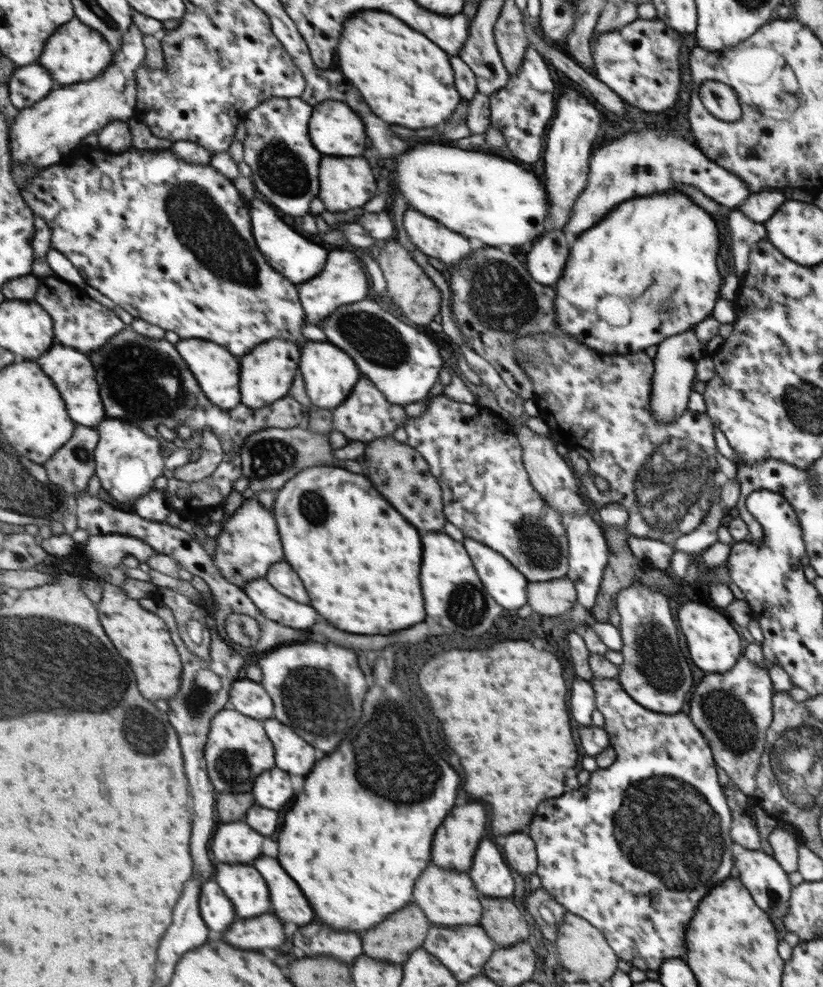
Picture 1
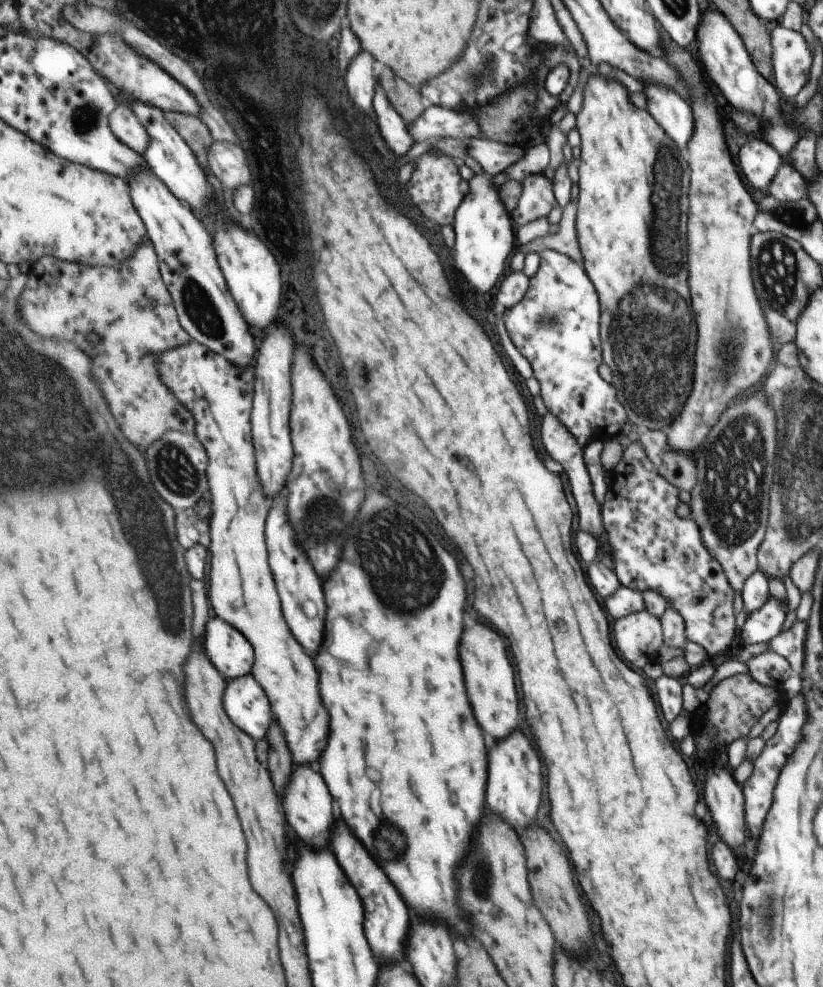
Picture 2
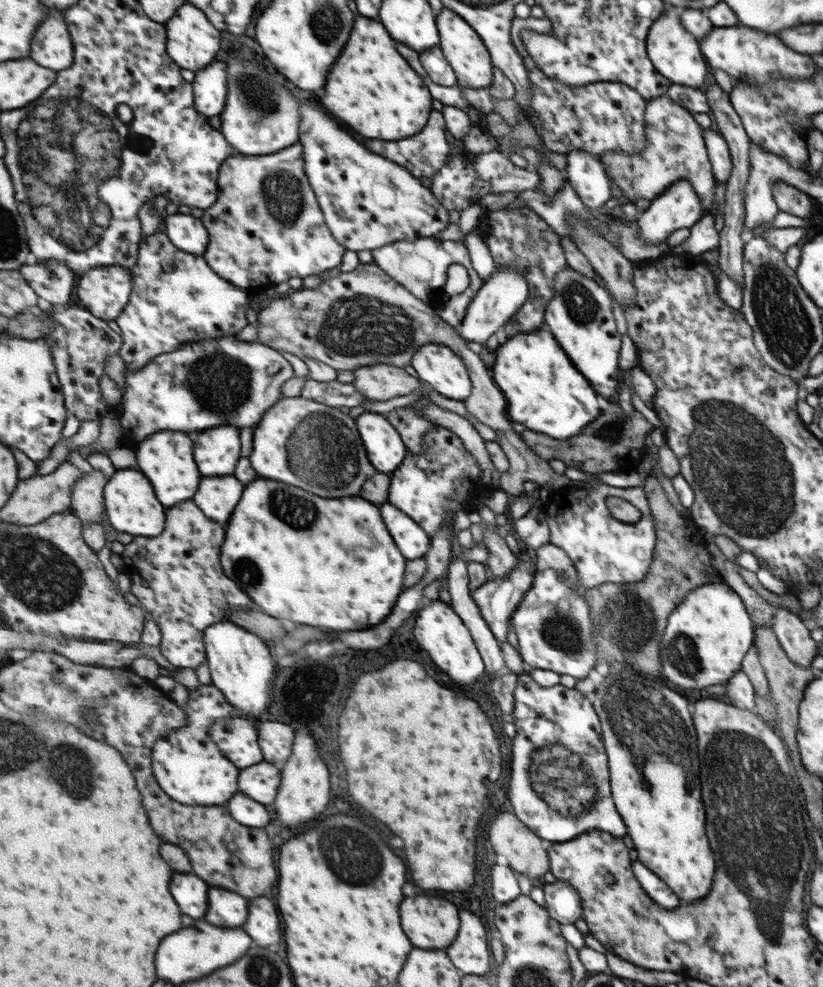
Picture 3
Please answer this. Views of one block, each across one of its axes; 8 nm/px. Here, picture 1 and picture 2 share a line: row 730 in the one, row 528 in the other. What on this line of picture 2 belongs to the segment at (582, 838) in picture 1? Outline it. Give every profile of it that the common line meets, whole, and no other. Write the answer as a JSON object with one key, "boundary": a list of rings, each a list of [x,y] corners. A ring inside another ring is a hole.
{"boundary":[[[633,442],[627,448],[623,448],[621,460],[607,472],[611,476],[609,490],[605,492],[605,502],[601,508],[601,518],[609,536],[611,546],[611,568],[617,574],[621,586],[637,590],[637,592],[657,592],[667,602],[669,608],[675,608],[683,620],[685,620],[685,636],[689,642],[695,642],[705,648],[707,658],[713,660],[713,656],[721,654],[729,648],[735,624],[733,624],[733,586],[727,580],[727,574],[723,566],[709,554],[701,540],[701,528],[697,522],[689,518],[679,518],[675,514],[675,508],[679,502],[679,490],[659,474],[657,466],[653,466],[649,454],[645,454],[645,448],[641,442]]]}

